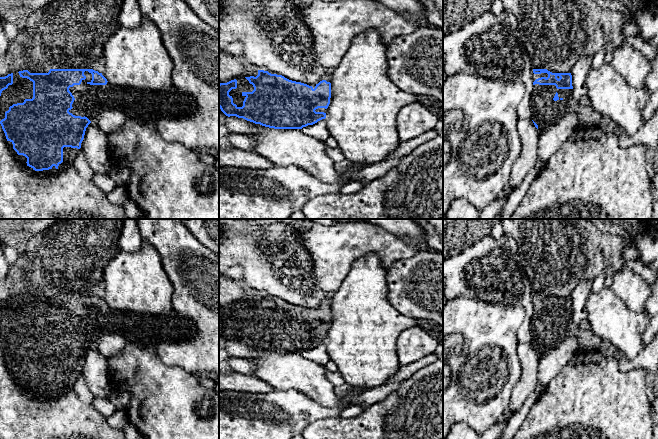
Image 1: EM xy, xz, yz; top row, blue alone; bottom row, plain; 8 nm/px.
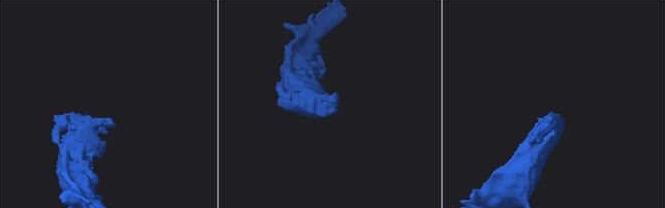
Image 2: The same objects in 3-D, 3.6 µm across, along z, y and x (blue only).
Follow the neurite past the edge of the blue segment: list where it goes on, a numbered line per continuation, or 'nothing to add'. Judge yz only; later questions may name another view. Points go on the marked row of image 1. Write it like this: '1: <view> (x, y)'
nothing to add

